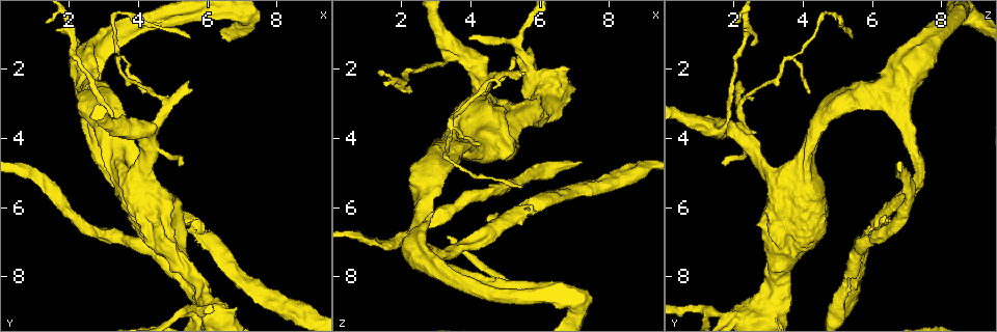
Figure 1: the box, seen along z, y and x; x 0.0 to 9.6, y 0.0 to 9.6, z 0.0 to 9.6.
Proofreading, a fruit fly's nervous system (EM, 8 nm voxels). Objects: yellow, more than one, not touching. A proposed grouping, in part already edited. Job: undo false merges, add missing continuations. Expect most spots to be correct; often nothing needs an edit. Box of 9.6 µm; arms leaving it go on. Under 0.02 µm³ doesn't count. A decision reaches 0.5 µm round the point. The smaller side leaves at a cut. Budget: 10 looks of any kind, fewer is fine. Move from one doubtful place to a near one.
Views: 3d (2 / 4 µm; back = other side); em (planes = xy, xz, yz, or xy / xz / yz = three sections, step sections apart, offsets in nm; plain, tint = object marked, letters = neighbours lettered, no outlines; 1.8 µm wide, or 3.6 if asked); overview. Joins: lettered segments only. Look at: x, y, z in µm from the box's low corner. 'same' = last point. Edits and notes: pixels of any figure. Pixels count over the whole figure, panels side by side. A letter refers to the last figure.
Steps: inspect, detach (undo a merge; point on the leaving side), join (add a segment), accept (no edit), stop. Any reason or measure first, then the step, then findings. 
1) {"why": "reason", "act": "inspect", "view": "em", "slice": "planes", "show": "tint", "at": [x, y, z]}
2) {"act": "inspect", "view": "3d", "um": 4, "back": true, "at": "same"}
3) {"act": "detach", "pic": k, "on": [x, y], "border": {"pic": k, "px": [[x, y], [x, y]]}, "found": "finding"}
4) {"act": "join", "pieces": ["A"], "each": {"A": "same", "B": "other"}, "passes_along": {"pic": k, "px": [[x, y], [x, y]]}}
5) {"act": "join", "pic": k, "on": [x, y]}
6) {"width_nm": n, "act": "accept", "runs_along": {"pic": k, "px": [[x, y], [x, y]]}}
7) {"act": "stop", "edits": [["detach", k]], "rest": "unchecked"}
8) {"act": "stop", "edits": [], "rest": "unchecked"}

{"why": "thick turns thin", "act": "inspect", "view": "3d", "um": 4, "at": [4.55, 6.60, 3.40]}

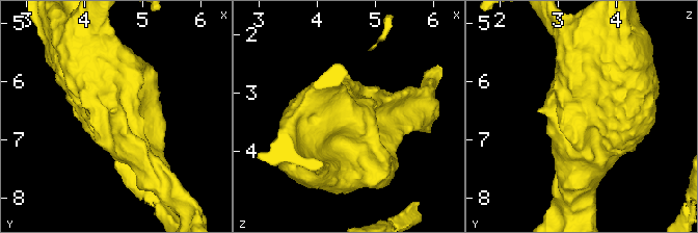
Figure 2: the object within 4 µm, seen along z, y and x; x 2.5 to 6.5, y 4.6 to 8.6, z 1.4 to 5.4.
{"why": "shape alone is not enough", "act": "inspect", "view": "em", "slice": "planes", "show": "letters", "at": [4.55, 6.65, 3.35]}

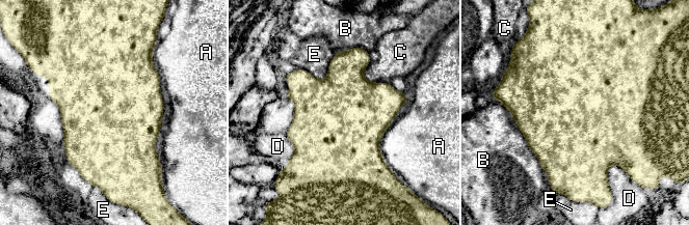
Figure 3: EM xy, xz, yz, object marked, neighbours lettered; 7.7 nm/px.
{"width_nm": 700, "act": "accept", "each": {"A": "other", "B": "other", "C": "other", "D": "other", "E": "other"}, "border": {"pic": 3, "px": [[336, 52], [323, 79], [296, 68]]}, "found": "continuous, no second cell"}

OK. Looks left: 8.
{"why": "abrupt turn", "act": "inspect", "view": "em", "um": 3.6, "slice": "planes", "show": "tint", "at": [3.55, 3.70, 1.60]}

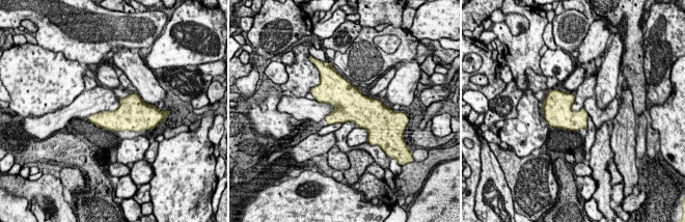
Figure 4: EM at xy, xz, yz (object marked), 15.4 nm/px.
{"why": "see the neighbours", "act": "inspect", "view": "em", "um": 3.6, "slice": "planes", "show": "letters", "at": "same"}

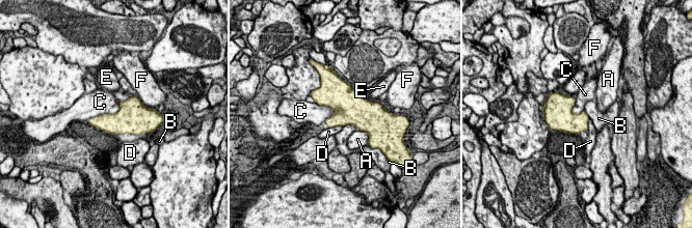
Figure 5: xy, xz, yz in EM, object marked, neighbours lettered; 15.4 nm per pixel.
{"width_nm": 320, "act": "accept", "each": {"A": "other", "B": "other", "C": "other", "D": "other", "E": "other", "F": "other"}, "border": {"pic": 5, "px": [[120, 101], [115, 112], [87, 121]]}, "found": "one cell here"}

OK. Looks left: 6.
{"why": "long arm stops here", "act": "inspect", "view": "3d", "um": 2, "at": [5.50, 1.10, 5.45]}

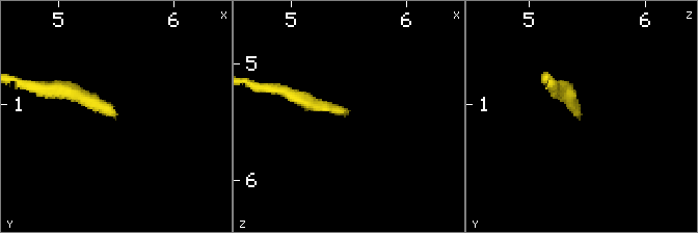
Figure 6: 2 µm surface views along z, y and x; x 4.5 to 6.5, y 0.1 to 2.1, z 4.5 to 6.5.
{"act": "inspect", "view": "em", "slice": "planes", "show": "letters", "at": [5.52, 1.08, 5.38]}

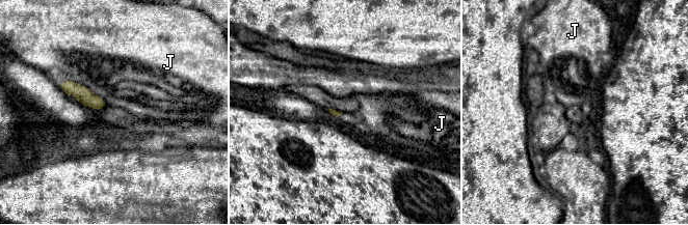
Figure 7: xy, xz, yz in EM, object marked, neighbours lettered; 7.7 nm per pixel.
{"act": "accept", "each": {"J": "other"}, "runs_along": {"pic": 7, "px": [[62, 85], [103, 104]]}, "found": "no lettered segment goes on from it"}

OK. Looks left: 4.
{"why": "abrupt turn", "act": "inspect", "view": "em", "um": 3.6, "slice": "planes", "show": "tint", "at": [3.30, 4.50, 4.00]}

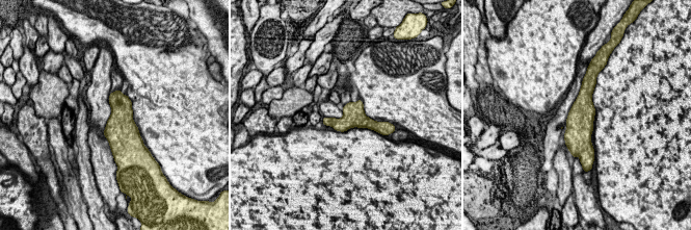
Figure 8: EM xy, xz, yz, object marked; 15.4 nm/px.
{"act": "inspect", "view": "em", "um": 3.6, "slice": "planes", "show": "letters", "at": "same"}

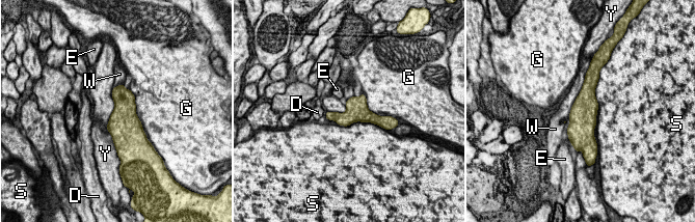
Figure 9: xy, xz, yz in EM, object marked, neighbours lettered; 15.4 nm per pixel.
{"width_nm": 360, "act": "accept", "each": {"D": "other", "E": "other", "G": "other", "S": "other", "W": "other", "Y": "other"}, "border": {"pic": 9, "px": [[112, 87], [106, 129], [114, 144]]}, "found": "continuous, no second cell"}

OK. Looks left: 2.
{"act": "stop", "edits": [], "rest": "unchecked"}

